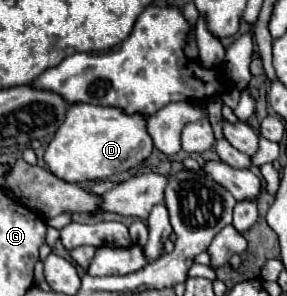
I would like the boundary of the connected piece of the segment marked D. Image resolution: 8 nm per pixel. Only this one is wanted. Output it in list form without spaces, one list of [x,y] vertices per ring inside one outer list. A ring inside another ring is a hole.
[[[71,105],[61,129],[53,135],[45,149],[47,169],[67,183],[101,181],[115,173],[129,171],[149,157],[153,151],[153,141],[145,127],[143,115],[125,115],[115,107],[99,105]]]

